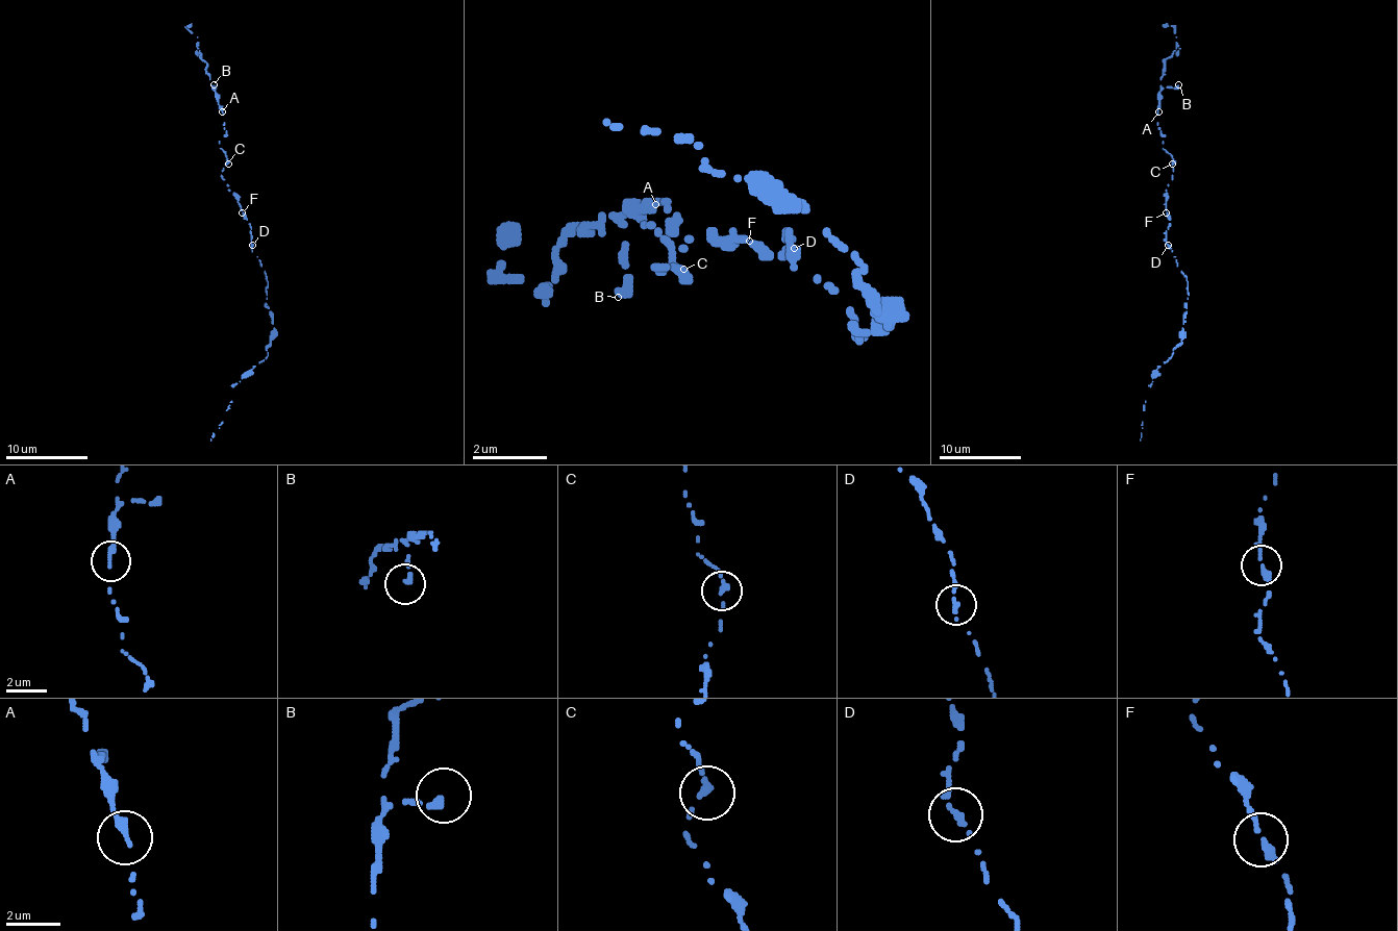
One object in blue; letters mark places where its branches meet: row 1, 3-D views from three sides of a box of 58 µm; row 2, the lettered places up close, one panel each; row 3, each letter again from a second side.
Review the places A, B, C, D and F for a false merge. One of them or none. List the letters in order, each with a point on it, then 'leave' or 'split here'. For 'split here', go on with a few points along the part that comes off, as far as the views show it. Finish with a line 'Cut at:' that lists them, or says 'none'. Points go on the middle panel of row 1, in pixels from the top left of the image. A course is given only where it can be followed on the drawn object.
A: at (655, 204); leave
B: at (618, 297); leave
C: at (683, 269); leave
D: at (794, 248); leave
F: at (749, 241); leave
Cut at: none

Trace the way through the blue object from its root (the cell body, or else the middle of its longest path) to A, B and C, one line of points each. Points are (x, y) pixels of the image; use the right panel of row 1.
A: (1168, 223), (1166, 190), (1172, 180), (1172, 157), (1163, 149), (1158, 111)
B: (1168, 223), (1166, 190), (1172, 180), (1172, 157), (1163, 149), (1158, 93), (1163, 86), (1178, 84)
C: (1168, 223), (1166, 190), (1172, 180), (1172, 164)

